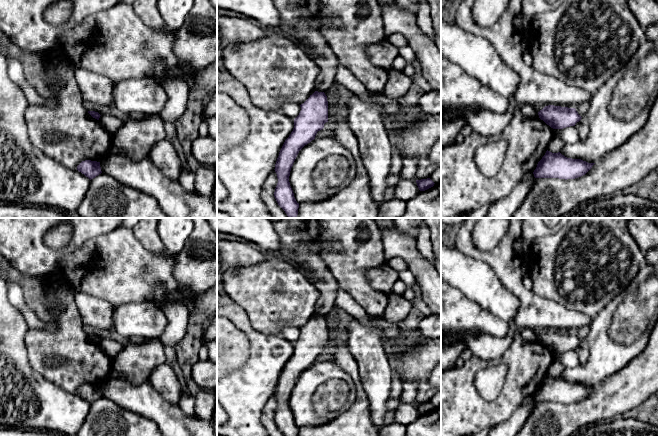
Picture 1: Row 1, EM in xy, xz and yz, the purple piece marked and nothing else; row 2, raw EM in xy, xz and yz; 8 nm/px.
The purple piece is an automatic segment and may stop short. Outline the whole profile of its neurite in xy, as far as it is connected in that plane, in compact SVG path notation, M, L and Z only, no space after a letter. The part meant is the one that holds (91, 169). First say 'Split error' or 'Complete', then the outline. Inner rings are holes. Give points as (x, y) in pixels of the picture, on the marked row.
Complete. M91 160L82 161L77 166L77 170L88 177L90 180L102 173L100 162Z

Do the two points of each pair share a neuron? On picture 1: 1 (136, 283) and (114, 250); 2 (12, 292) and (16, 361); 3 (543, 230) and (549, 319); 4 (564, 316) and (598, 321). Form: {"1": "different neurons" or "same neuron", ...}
{"1": "same neuron", "2": "different neurons", "3": "different neurons", "4": "different neurons"}

